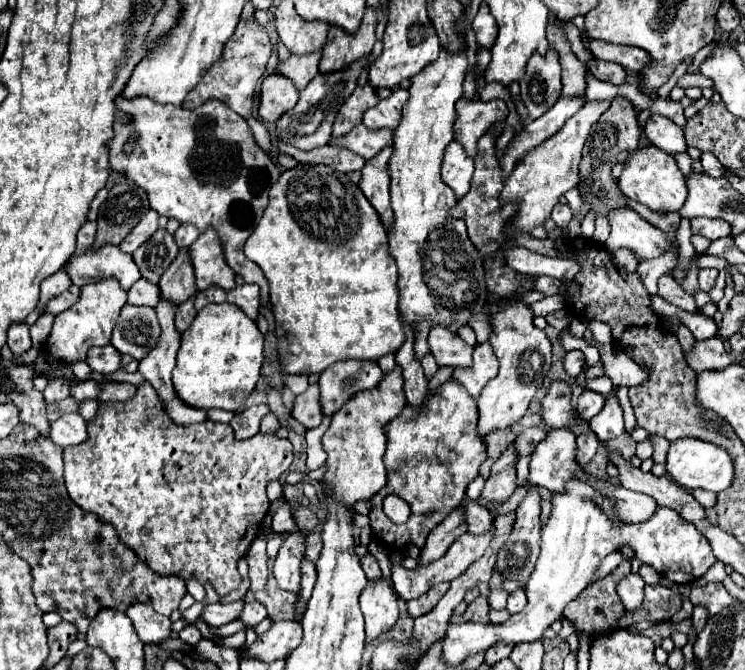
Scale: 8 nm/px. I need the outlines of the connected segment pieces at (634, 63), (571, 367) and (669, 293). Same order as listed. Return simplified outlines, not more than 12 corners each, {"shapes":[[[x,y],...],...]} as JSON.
{"shapes":[[[591,41],[597,59],[619,63],[633,73],[649,65],[643,49]],[[581,351],[565,355],[565,371],[577,377],[583,369],[585,355]],[[673,275],[659,279],[659,297],[685,311],[701,311]]]}

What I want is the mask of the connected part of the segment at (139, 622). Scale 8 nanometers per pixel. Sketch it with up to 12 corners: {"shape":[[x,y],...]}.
{"shape":[[131,605],[127,617],[143,643],[171,635],[171,619],[149,605]]}

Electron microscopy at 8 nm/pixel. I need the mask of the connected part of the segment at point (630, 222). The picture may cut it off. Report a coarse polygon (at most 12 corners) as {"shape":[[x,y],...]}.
{"shape":[[633,209],[607,213],[605,245],[627,247],[639,261],[659,257],[671,241]]}

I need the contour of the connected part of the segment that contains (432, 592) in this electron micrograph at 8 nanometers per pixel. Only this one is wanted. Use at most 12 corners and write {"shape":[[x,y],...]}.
{"shape":[[439,583],[413,601],[407,613],[421,617],[437,605],[447,593],[449,583]]}

